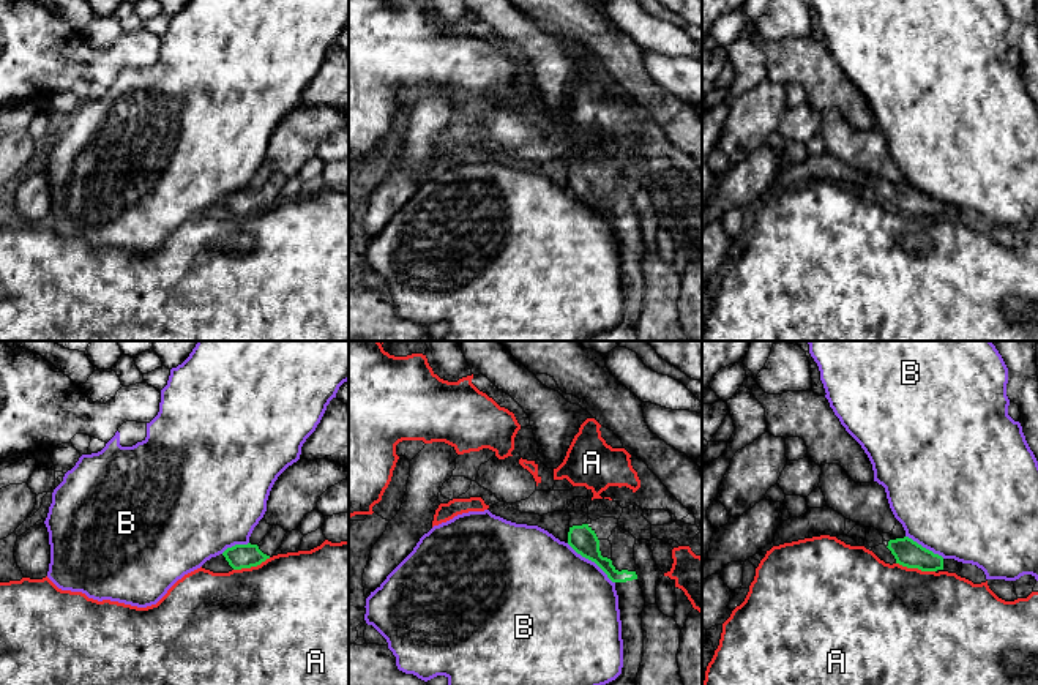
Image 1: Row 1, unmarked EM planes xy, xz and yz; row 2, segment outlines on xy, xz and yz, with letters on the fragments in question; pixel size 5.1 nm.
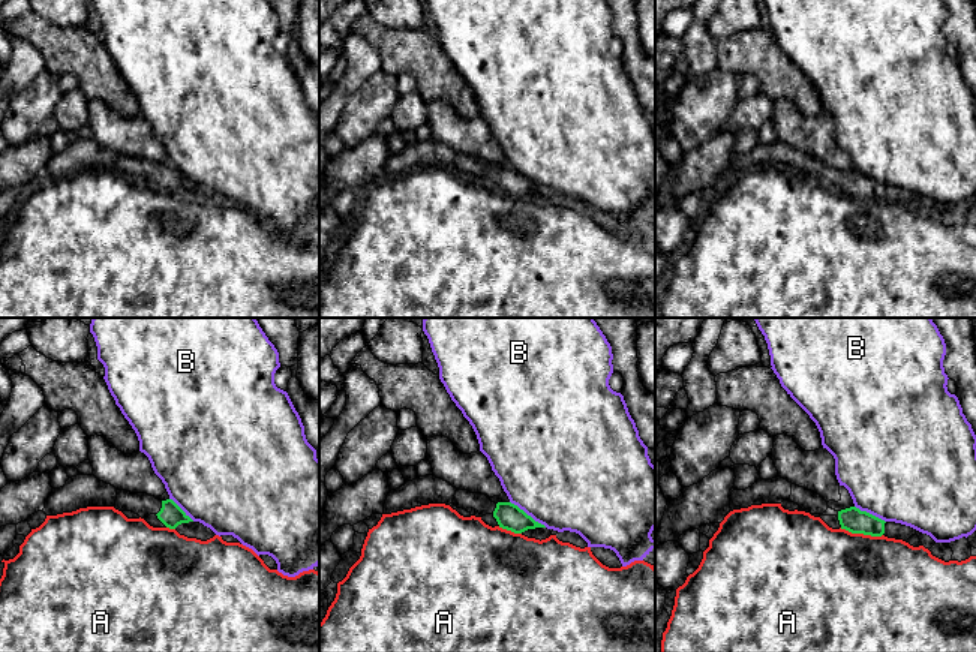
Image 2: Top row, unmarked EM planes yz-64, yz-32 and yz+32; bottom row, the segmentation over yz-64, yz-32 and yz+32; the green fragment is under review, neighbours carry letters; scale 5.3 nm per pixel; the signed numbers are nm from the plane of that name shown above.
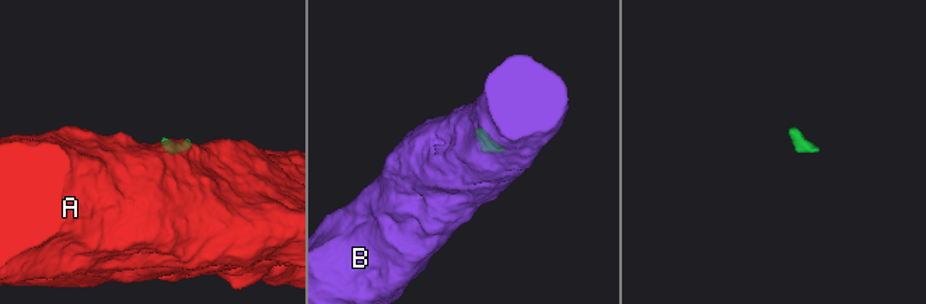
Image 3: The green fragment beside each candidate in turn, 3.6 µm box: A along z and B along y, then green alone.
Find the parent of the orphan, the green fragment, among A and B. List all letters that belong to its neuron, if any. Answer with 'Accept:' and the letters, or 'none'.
Accept: none

